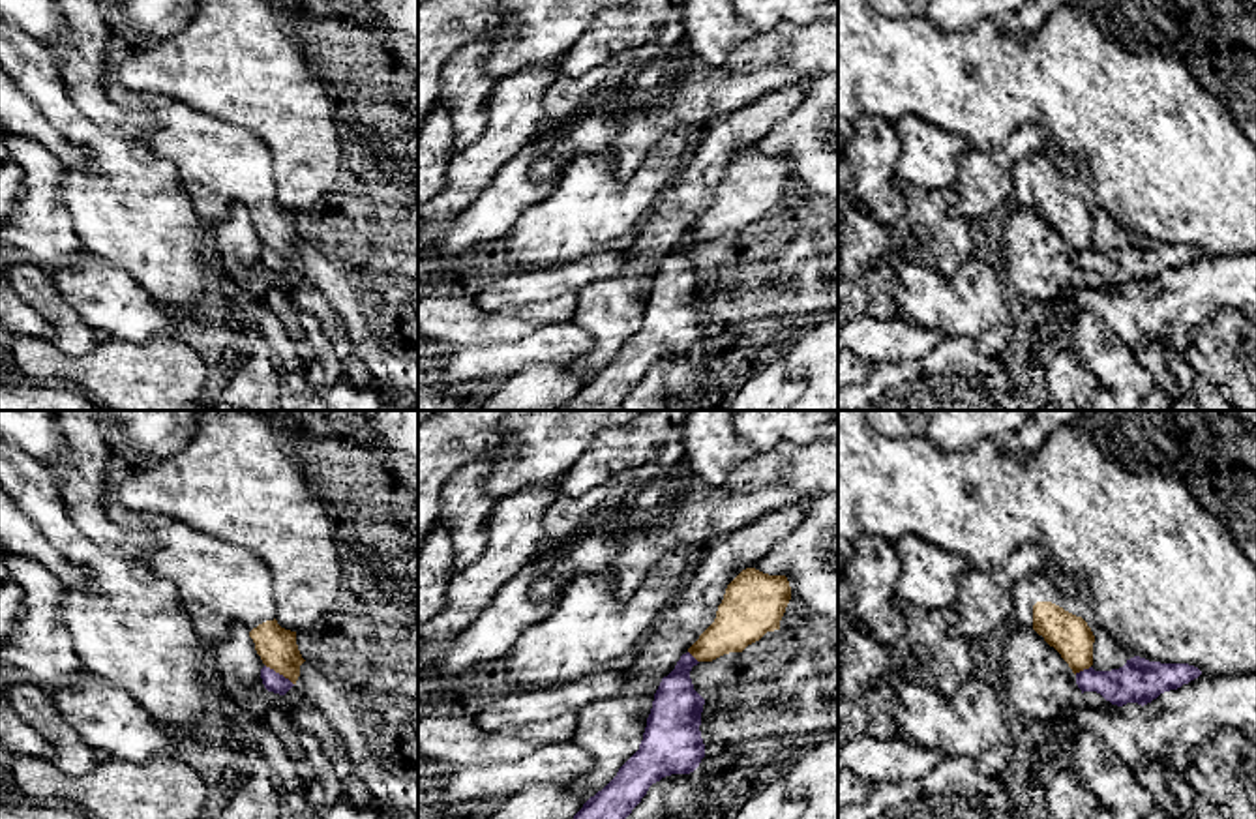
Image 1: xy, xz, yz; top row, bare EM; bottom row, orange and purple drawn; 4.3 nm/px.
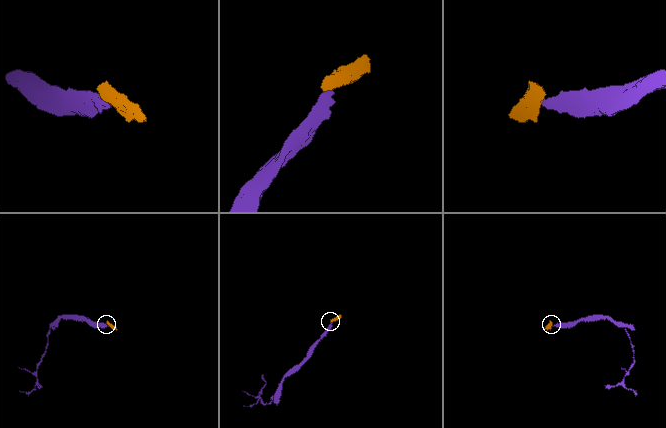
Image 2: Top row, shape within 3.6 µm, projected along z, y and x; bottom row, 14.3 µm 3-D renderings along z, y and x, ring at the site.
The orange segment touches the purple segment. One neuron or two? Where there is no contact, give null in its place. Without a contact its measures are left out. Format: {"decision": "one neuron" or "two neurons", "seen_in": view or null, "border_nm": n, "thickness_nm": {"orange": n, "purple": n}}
{"decision": "two neurons", "seen_in": "xy", "border_nm": 160, "thickness_nm": {"orange": 170, "purple": 90}}

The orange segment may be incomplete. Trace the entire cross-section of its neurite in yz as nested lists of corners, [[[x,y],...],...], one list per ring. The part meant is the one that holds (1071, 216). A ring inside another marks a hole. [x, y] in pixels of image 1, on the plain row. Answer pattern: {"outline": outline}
{"outline": [[[1040,148],[1033,157],[1012,163],[1012,195],[1020,208],[1035,210],[1069,244],[1072,253],[1093,246],[1093,189],[1082,171],[1061,171],[1063,152]]]}

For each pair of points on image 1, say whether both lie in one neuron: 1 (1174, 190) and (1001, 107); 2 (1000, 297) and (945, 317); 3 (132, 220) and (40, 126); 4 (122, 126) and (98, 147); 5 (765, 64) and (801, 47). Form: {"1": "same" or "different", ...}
{"1": "same", "2": "same", "3": "different", "4": "different", "5": "same"}

